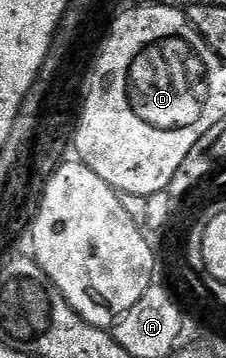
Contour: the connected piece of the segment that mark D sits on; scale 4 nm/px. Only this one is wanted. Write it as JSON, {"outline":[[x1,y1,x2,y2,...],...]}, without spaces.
{"outline":[[171,34,167,38,153,40,147,44,151,50,137,62,133,70,135,84,135,104,137,112,151,124,161,124,167,130,187,130,193,128,205,106,209,106,209,68,199,50,181,34]]}

